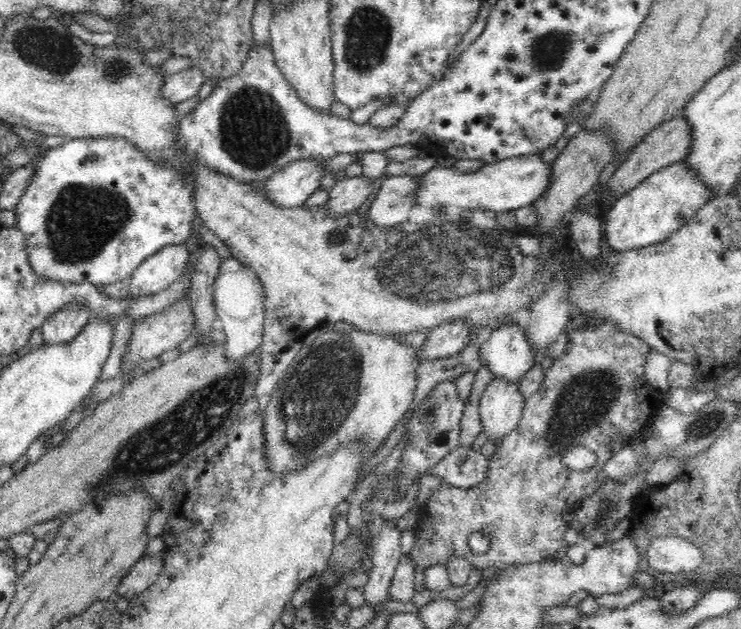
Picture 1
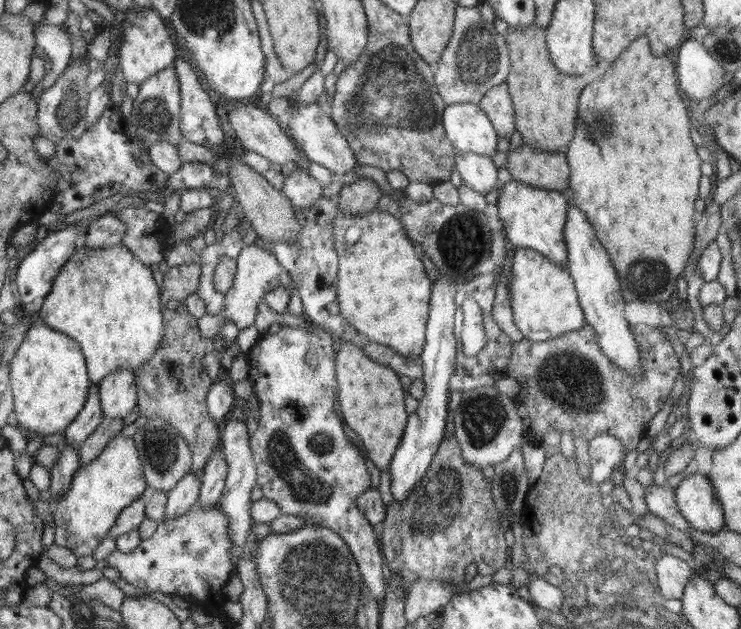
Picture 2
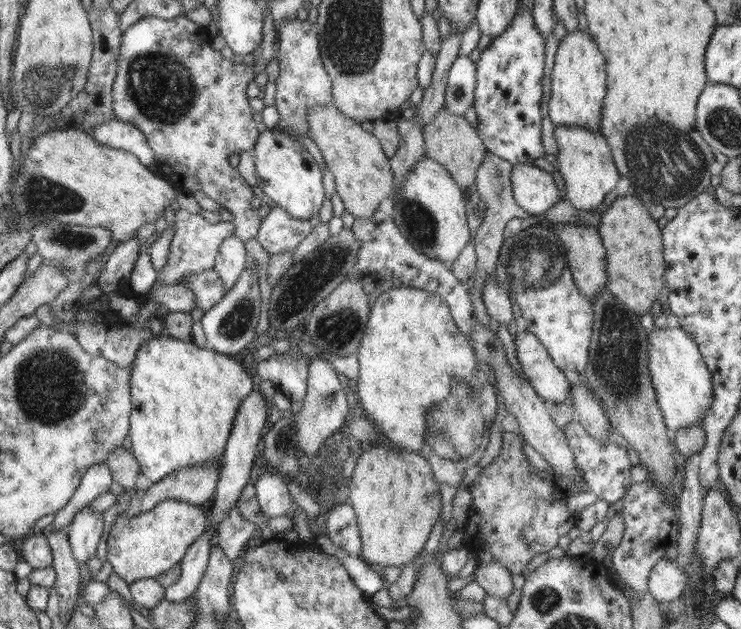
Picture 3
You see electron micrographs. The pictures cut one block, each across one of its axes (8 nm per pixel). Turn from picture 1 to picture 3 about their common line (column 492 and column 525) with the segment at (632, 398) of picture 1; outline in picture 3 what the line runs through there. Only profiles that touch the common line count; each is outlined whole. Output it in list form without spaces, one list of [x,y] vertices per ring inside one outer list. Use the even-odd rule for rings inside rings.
[[[513,432],[503,433],[502,450],[492,463],[485,466],[468,487],[473,496],[472,514],[469,527],[474,528],[476,536],[484,542],[486,548],[492,552],[493,560],[498,561],[511,574],[521,574],[526,564],[542,552],[552,550],[558,544],[560,536],[570,532],[577,524],[577,517],[566,505],[568,494],[557,486],[549,485],[537,473],[537,469],[530,466],[522,449],[523,437]]]

